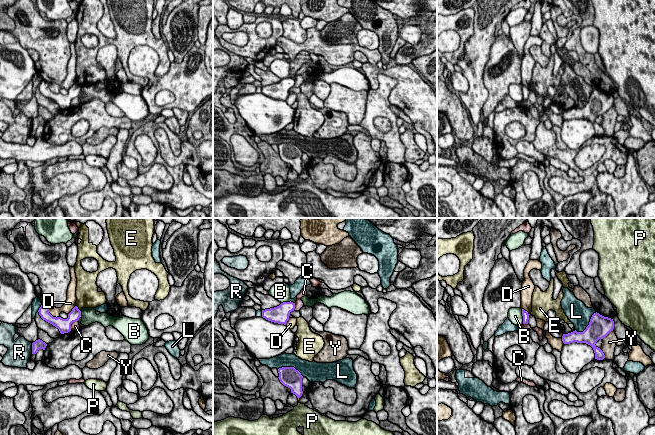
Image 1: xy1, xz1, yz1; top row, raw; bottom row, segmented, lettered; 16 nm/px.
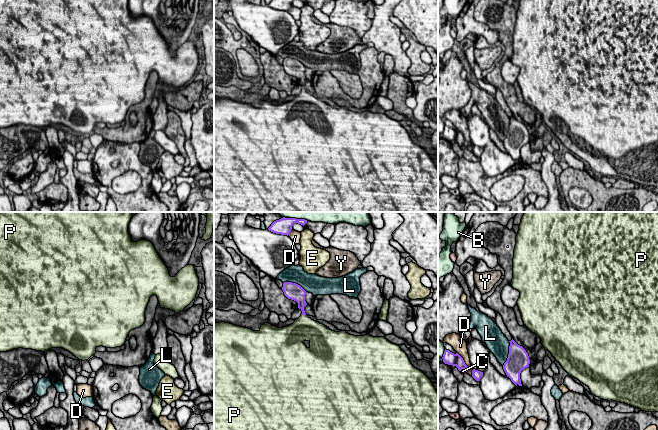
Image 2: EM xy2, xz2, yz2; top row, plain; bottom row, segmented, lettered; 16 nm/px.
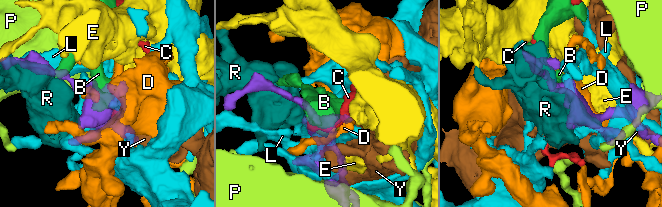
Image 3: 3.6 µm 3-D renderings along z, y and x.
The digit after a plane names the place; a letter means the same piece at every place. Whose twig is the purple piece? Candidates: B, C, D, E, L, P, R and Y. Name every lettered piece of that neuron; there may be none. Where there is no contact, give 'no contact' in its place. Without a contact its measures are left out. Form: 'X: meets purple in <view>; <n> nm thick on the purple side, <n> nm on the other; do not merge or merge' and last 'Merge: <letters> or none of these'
B: meets purple in yz1; 100 nm thick on the purple side, 220 nm on the other; do not merge
C: meets purple in xy1; 220 nm thick on the purple side, 140 nm on the other; do not merge
D: meets purple in yz2; 200 nm thick on the purple side, 200 nm on the other; do not merge
E: meets purple in xy1; 180 nm thick on the purple side, 360 nm on the other; do not merge
L: meets purple in yz1; 360 nm thick on the purple side, 340 nm on the other; do not merge
P: meets purple in xz2; 160 nm thick on the purple side, 380 nm on the other; merge
R: meets purple in xy1; 160 nm thick on the purple side, 380 nm on the other; do not merge
Y: meets purple in yz1; 360 nm thick on the purple side, 220 nm on the other; do not merge
Merge: P

